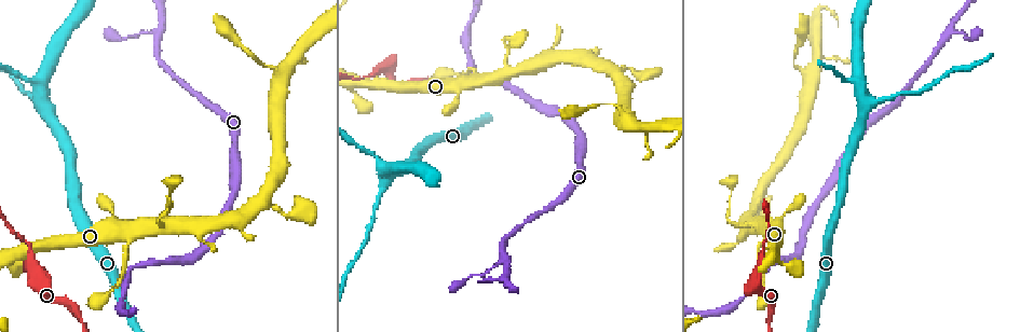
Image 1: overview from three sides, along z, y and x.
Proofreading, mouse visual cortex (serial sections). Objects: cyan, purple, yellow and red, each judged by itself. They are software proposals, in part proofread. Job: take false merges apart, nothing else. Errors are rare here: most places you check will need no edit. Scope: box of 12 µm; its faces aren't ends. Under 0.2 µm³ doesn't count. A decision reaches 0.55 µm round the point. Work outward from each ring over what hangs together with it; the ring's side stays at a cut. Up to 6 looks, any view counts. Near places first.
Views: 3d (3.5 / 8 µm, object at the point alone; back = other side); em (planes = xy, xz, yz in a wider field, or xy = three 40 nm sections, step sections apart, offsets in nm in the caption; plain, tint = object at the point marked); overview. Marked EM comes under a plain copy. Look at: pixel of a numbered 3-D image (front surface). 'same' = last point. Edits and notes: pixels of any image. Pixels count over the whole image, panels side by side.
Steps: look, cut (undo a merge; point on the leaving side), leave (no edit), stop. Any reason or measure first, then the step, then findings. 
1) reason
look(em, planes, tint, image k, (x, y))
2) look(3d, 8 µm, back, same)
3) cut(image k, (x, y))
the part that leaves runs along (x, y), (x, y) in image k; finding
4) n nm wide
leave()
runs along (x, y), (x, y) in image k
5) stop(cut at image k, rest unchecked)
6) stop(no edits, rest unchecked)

branch point
look(3d, 3.5 µm, image 1, (41, 106))

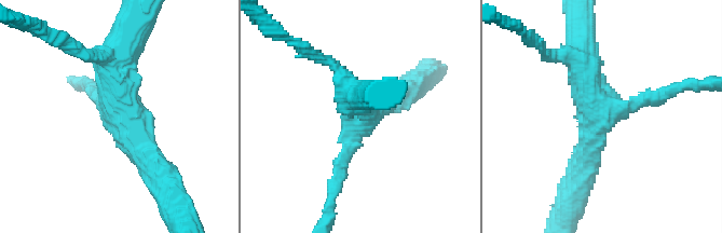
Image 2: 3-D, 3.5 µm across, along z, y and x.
look(em, xy, step 3, tint, image 2, (361, 115))

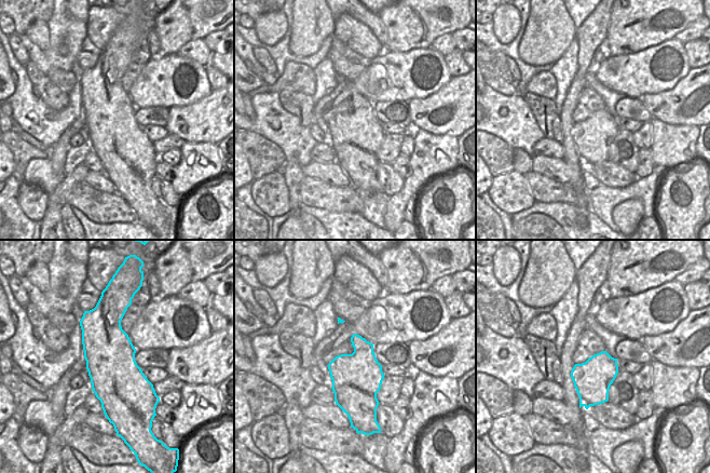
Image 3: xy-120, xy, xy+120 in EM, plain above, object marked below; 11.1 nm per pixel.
arms of 200, 350, 450 nm
leave()
runs along (154, 168), (118, 115), (114, 46) in image 2; continuous, no second cell

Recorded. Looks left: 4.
abrupt turn
look(3d, 3.5 µm, image 1, (133, 268))

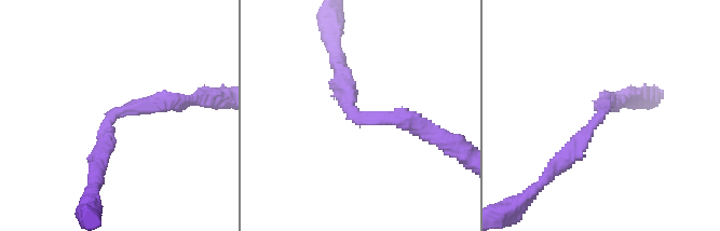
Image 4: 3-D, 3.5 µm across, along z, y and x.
arms of 200, 250 nm; shape alone is not enough
look(em, xy, step 2, tint, image 4, (118, 111))

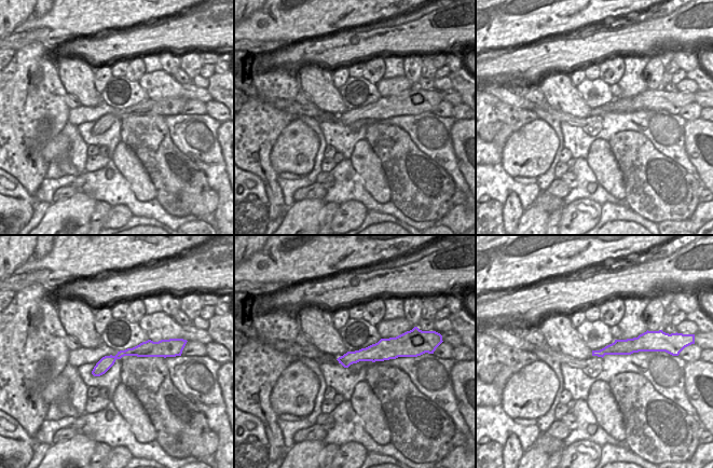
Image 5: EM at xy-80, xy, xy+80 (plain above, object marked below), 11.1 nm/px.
look(em, planes, tint, same)

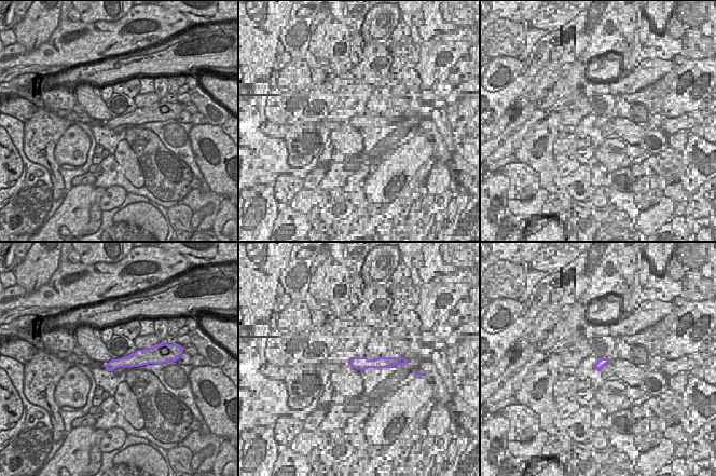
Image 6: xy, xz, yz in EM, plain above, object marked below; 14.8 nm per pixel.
leave()
runs along (184, 103), (120, 109), (100, 165) in image 4; all the same cell

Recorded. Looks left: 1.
sudden change in width
look(3d, 3.5 µm, back, image 1, (760, 262))

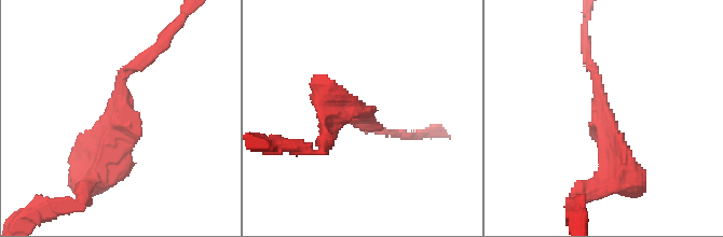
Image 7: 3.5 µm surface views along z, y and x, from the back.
arms of 100, 350 nm
leave()
runs along (96, 178), (122, 78), (149, 58) in image 7; all the same cell

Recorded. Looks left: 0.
stop(no edits, rest unchecked)

